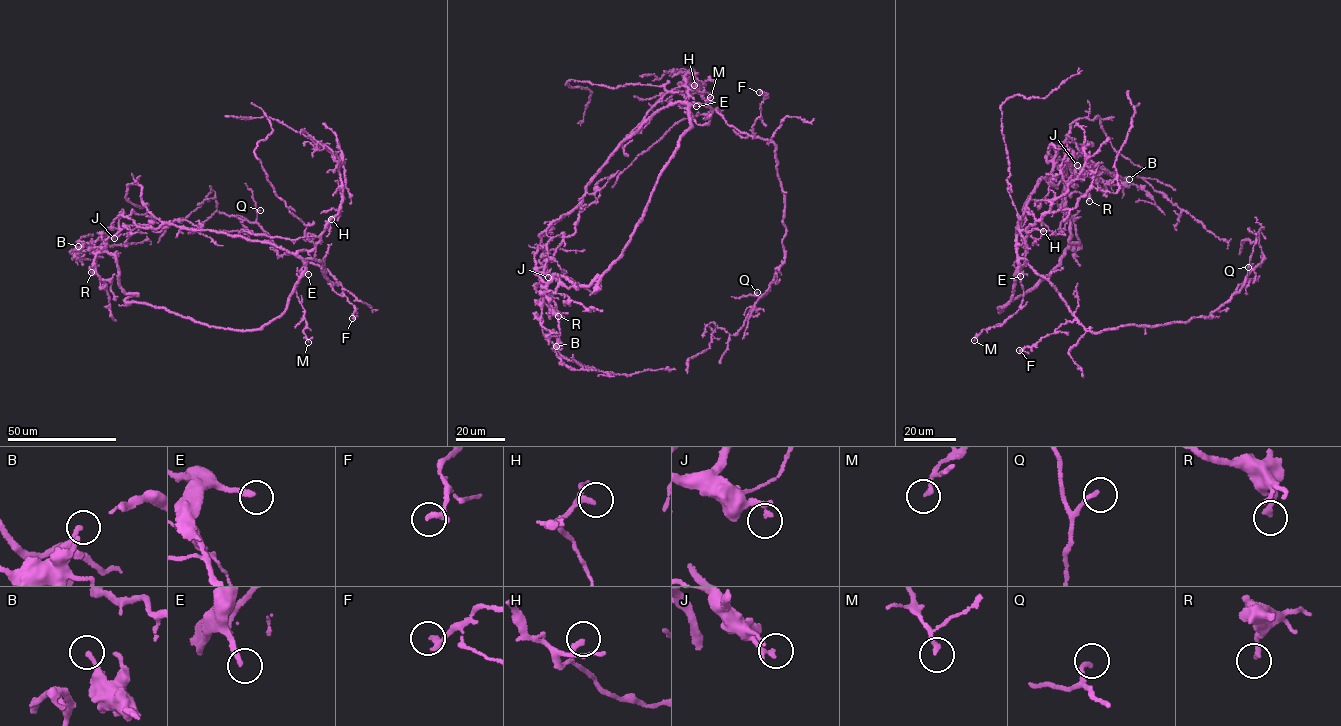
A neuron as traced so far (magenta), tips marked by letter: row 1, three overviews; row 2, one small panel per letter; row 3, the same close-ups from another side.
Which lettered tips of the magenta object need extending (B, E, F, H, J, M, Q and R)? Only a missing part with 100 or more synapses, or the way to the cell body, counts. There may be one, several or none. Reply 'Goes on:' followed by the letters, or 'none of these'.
Goes on: E

